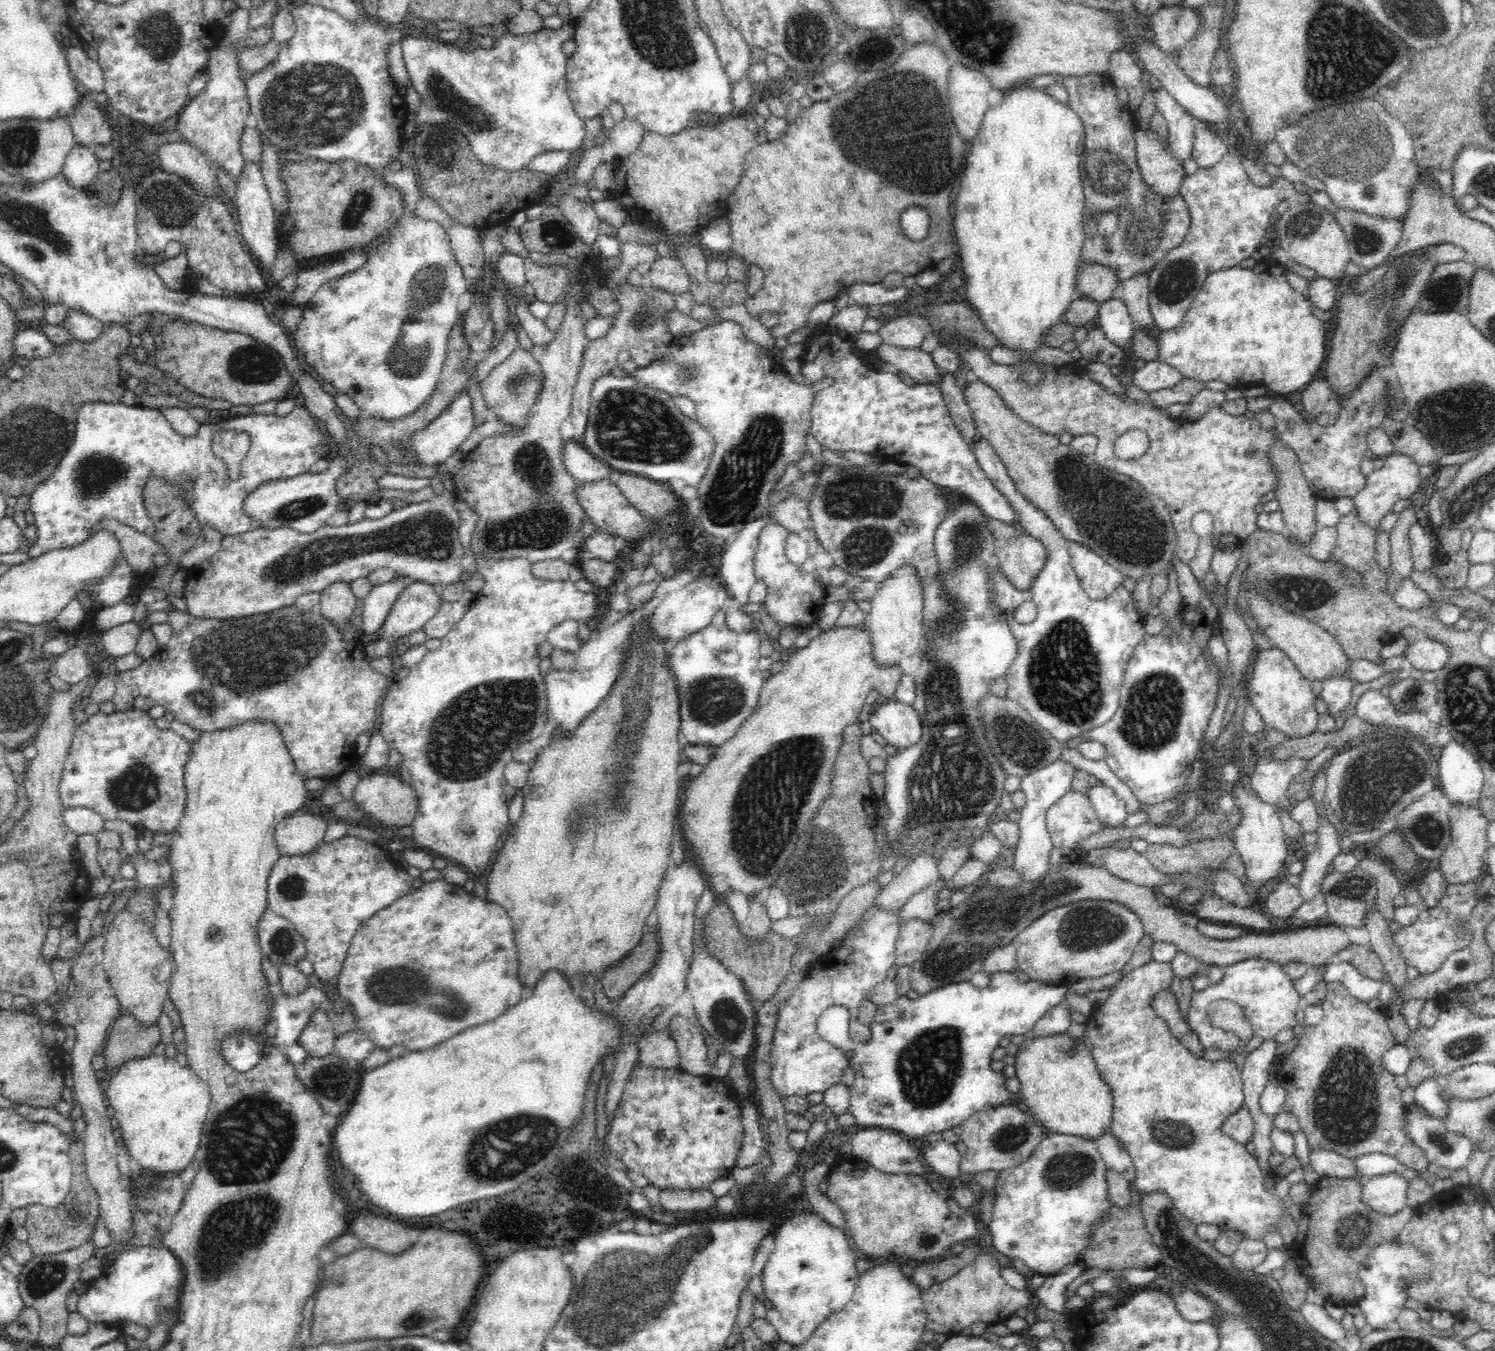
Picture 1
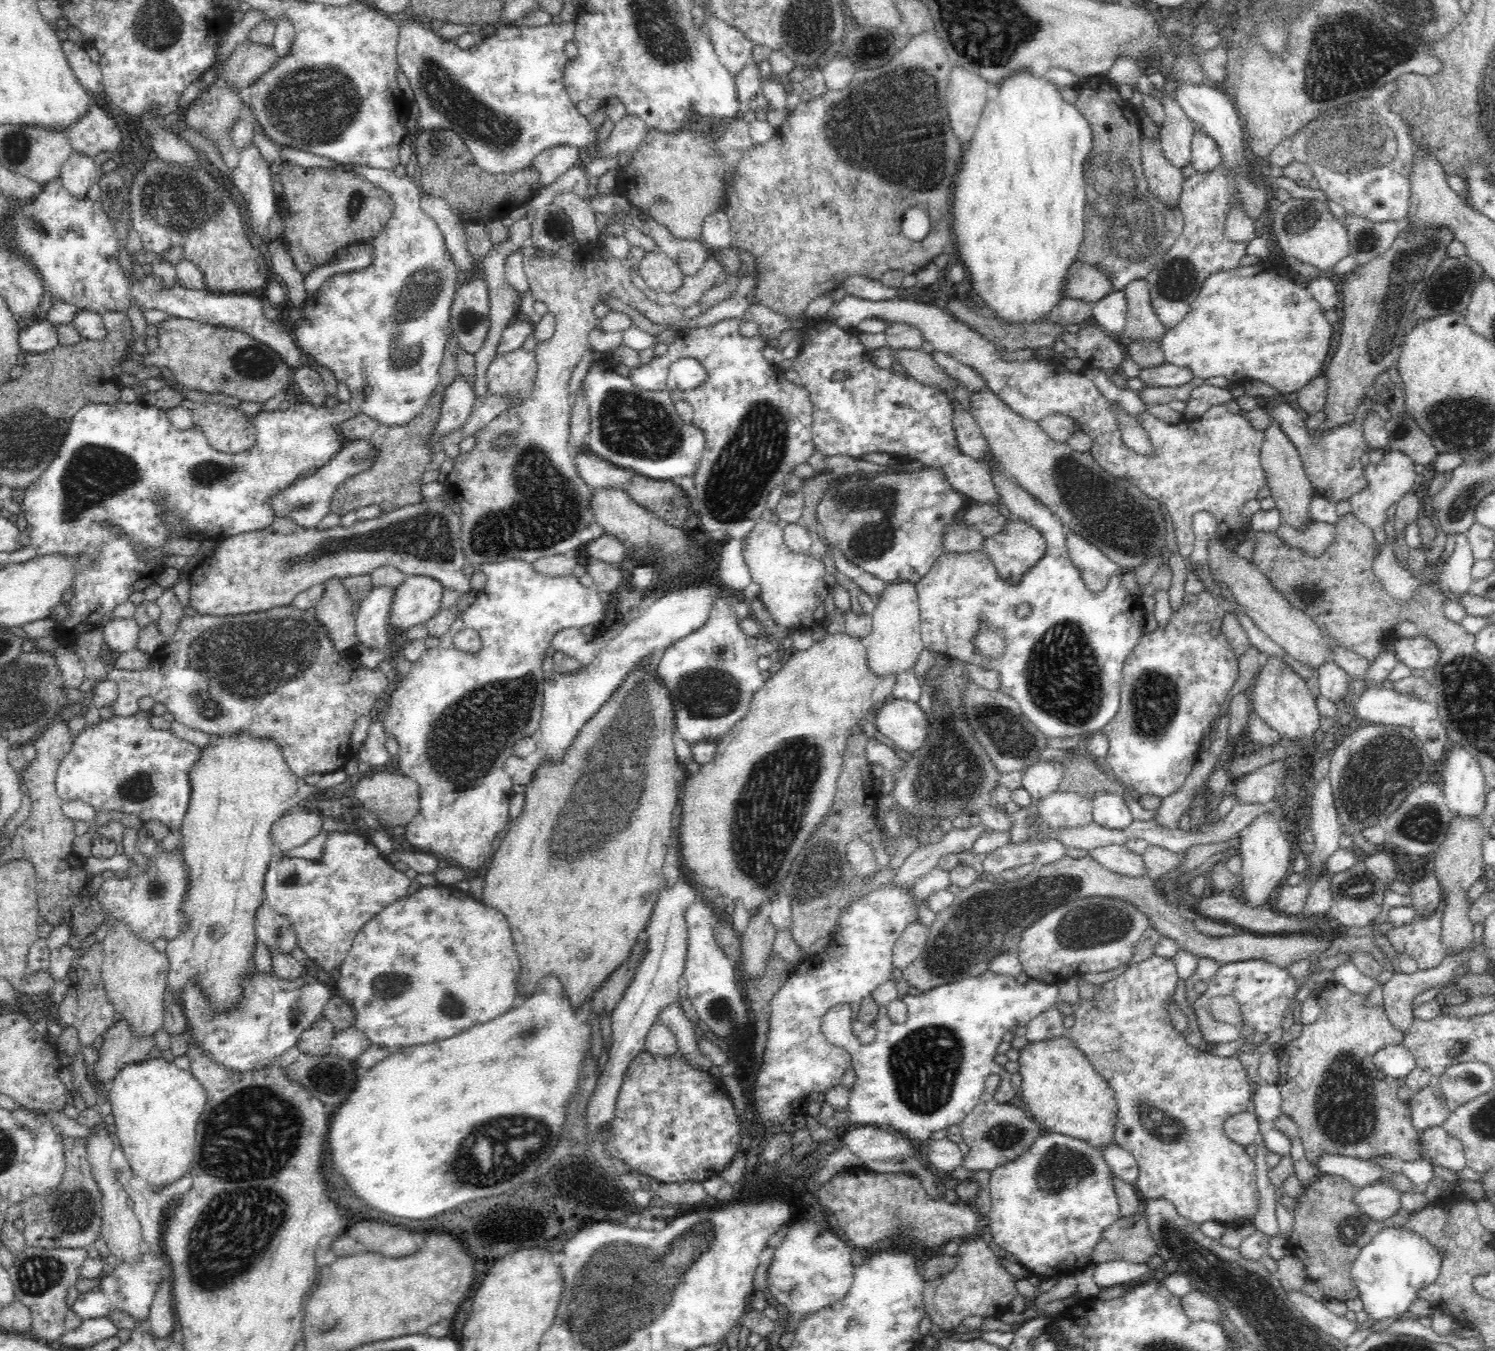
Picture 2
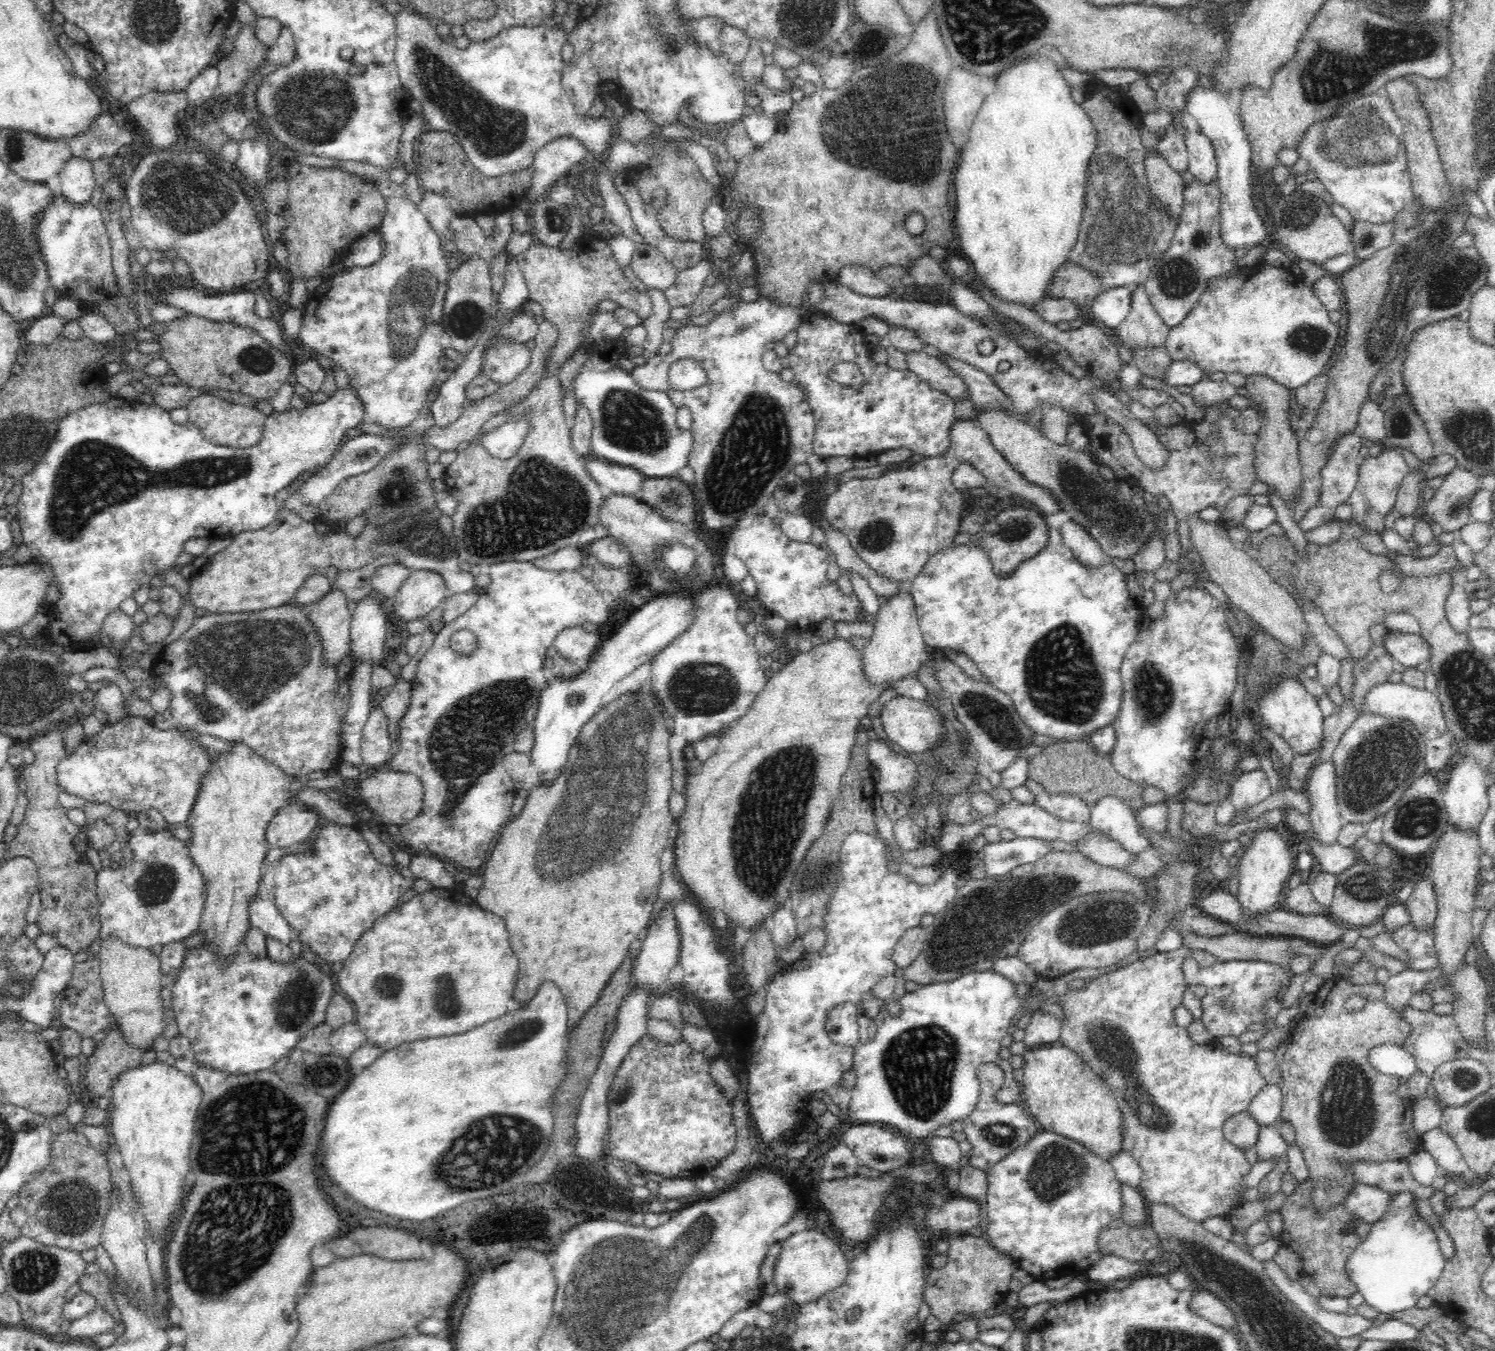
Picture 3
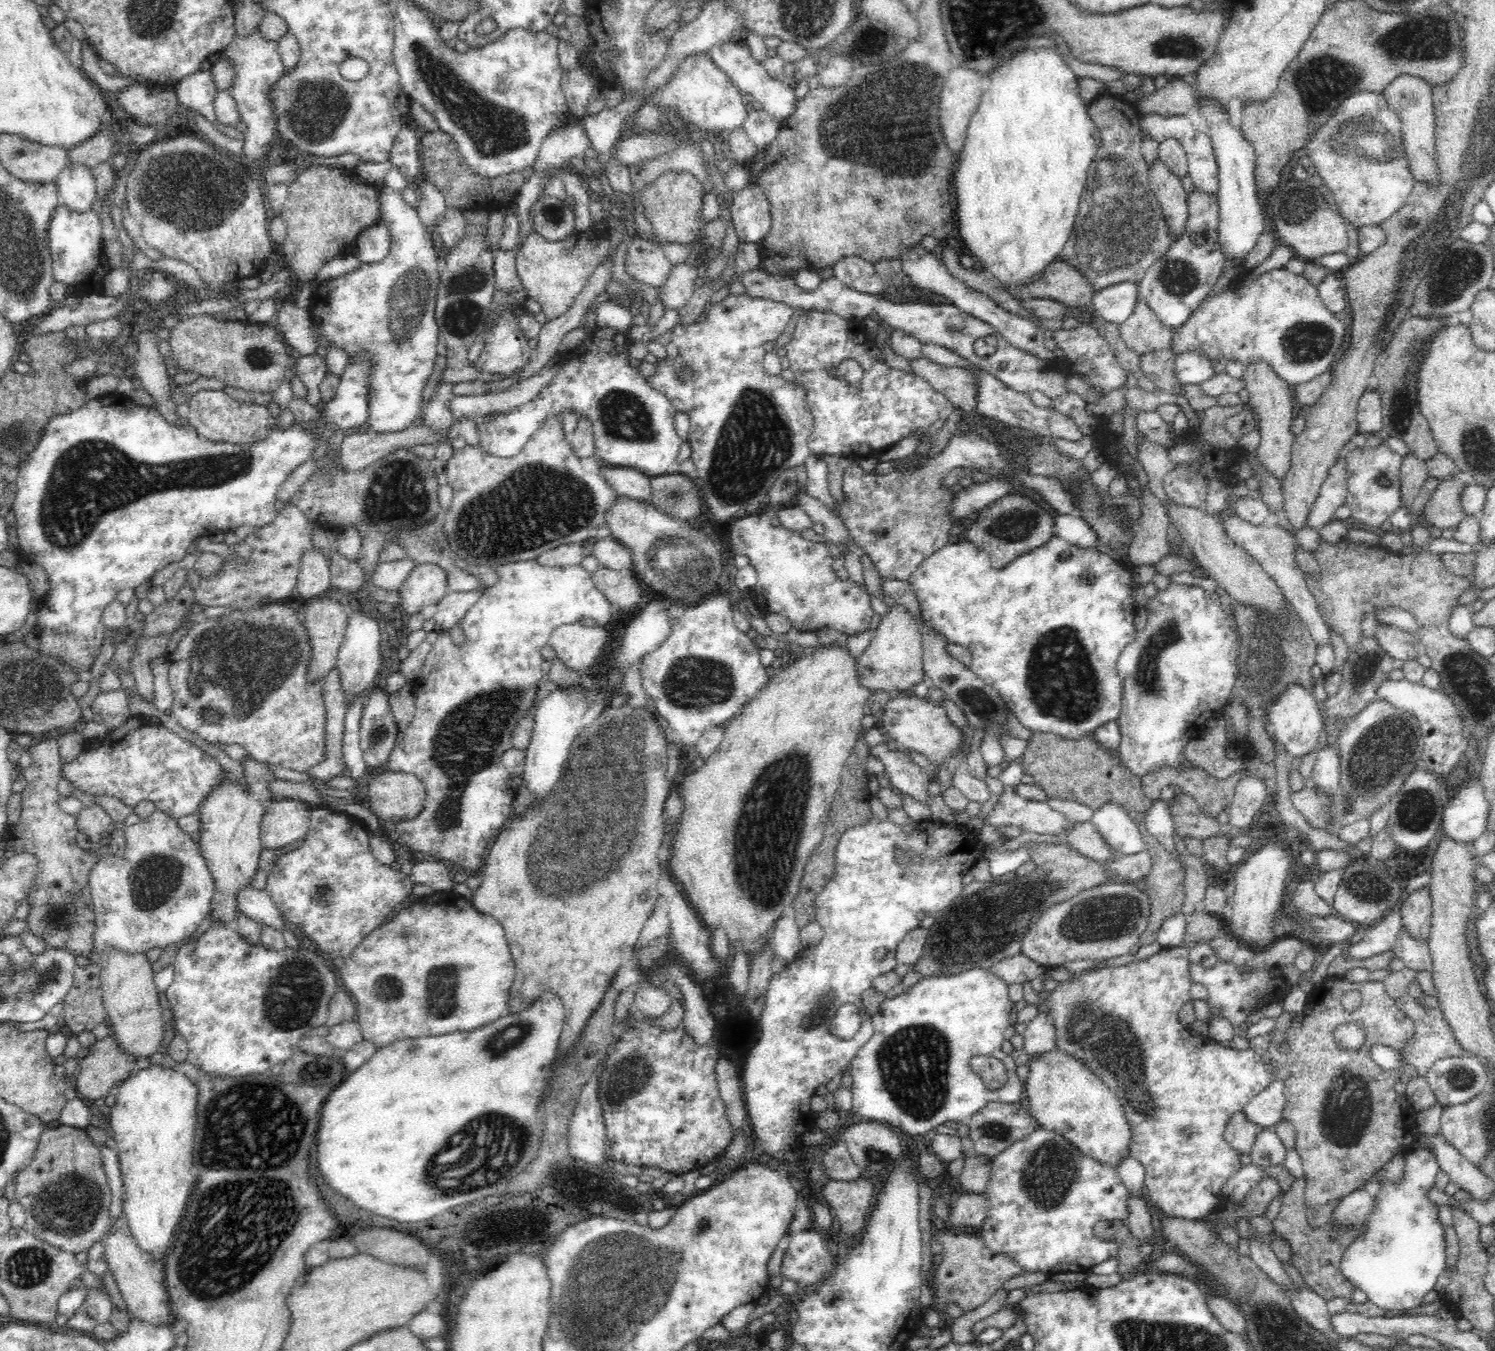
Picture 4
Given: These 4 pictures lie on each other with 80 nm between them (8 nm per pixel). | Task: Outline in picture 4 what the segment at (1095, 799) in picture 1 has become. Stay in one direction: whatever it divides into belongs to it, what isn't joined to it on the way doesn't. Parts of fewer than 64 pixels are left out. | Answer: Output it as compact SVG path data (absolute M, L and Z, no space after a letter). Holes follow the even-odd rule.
M1107 802L1093 811L1090 821L1098 829L1109 852L1121 856L1138 854L1144 850L1144 836L1122 805Z

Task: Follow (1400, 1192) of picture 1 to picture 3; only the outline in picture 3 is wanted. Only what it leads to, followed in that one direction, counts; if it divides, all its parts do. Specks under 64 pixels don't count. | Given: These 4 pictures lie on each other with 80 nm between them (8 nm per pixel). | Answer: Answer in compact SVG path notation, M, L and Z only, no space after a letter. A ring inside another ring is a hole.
M1359 1184L1355 1186L1344 1202L1346 1209L1352 1213L1352 1216L1372 1223L1380 1219L1390 1200L1391 1194L1387 1190Z

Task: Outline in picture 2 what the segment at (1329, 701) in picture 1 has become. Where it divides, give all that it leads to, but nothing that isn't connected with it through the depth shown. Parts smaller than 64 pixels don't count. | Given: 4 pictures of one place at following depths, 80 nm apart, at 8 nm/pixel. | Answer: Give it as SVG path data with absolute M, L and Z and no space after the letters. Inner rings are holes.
M1334 661L1324 662L1317 672L1321 698L1334 704L1347 695L1350 679Z

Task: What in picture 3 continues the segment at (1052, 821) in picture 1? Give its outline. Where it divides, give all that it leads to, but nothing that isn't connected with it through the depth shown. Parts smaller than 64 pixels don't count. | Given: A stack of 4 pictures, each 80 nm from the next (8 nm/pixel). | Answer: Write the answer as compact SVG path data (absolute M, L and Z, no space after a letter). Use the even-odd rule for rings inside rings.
M1028 778L1024 782L1035 796L1036 806L1048 811L1048 814L1060 820L1088 823L1091 820L1091 806L1072 793L1050 794L1038 781Z

